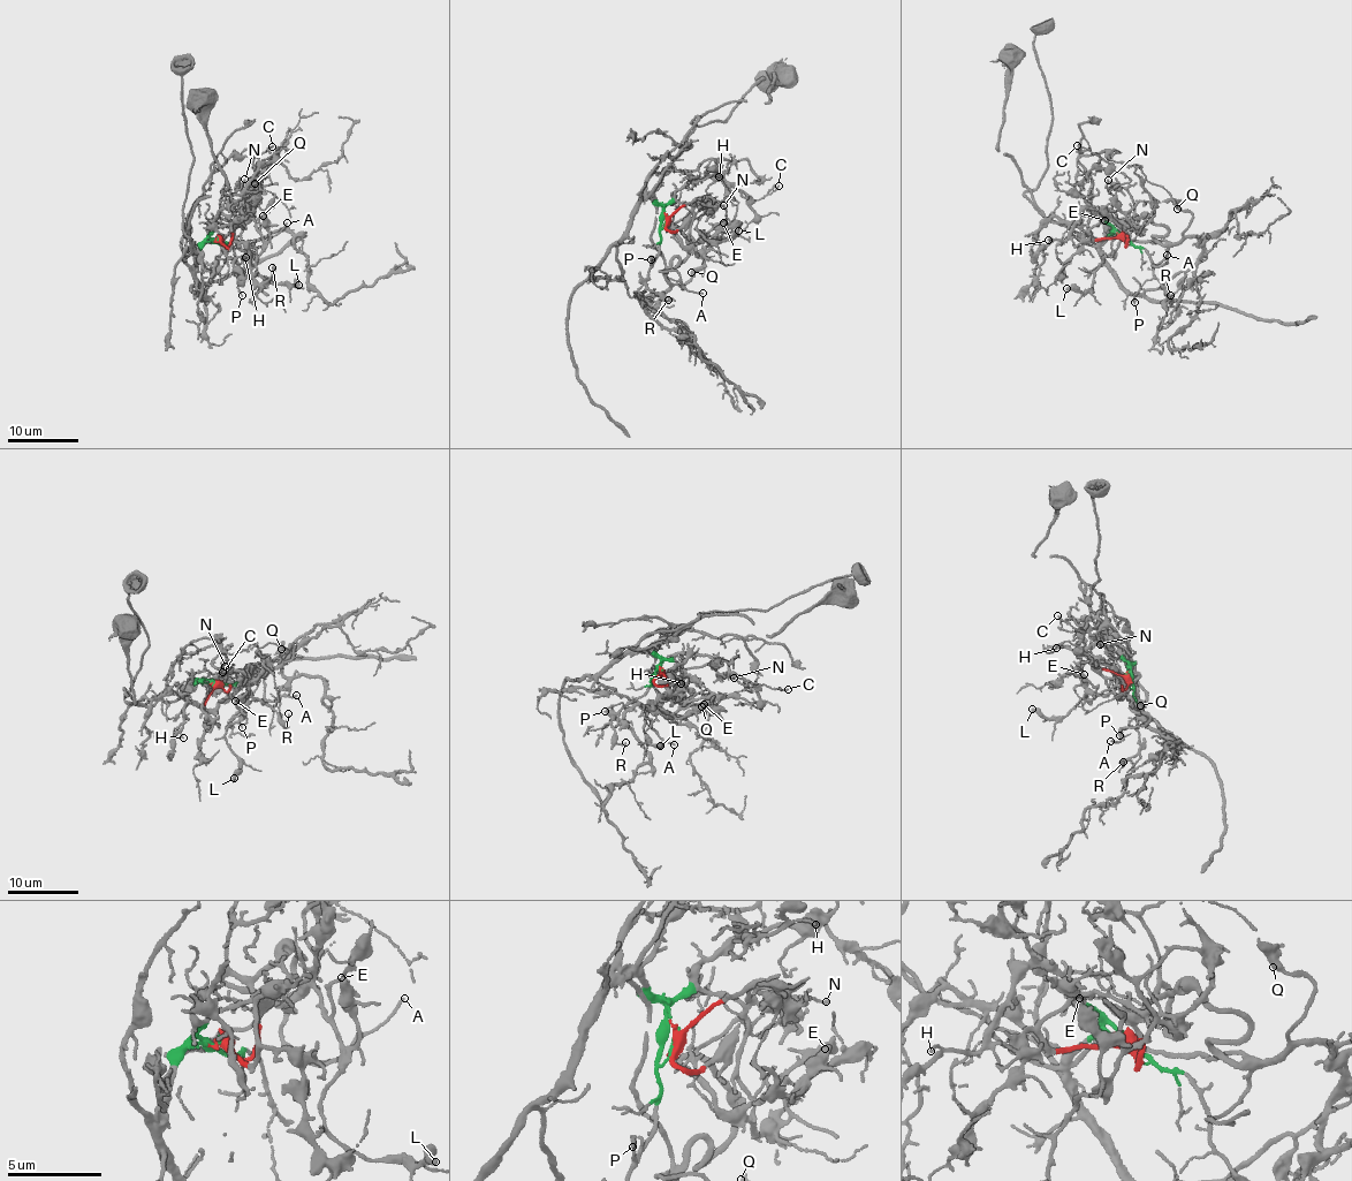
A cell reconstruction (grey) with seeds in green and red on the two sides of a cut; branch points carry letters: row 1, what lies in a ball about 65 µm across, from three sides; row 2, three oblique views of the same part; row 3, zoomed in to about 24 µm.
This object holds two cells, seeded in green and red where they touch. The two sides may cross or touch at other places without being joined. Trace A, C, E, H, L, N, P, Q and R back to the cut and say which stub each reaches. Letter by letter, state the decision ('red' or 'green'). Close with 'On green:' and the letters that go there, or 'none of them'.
A: red
C: green
E: red
H: green
L: red
N: red
P: green
Q: red
R: green
On green: C, H, P, R

